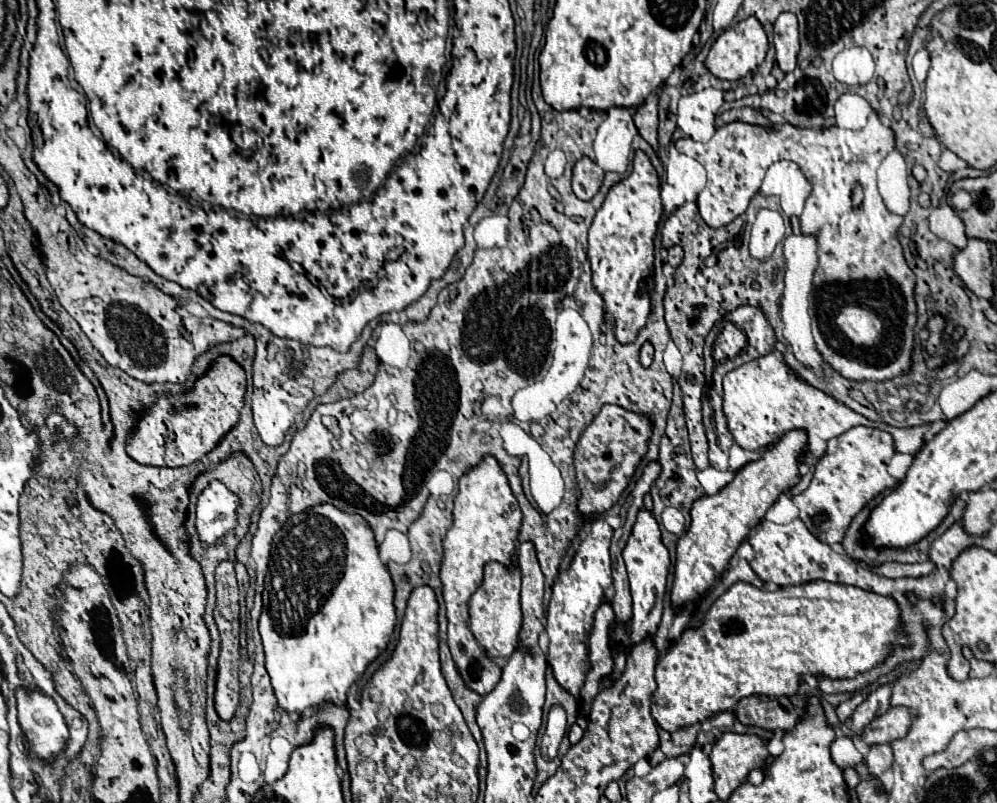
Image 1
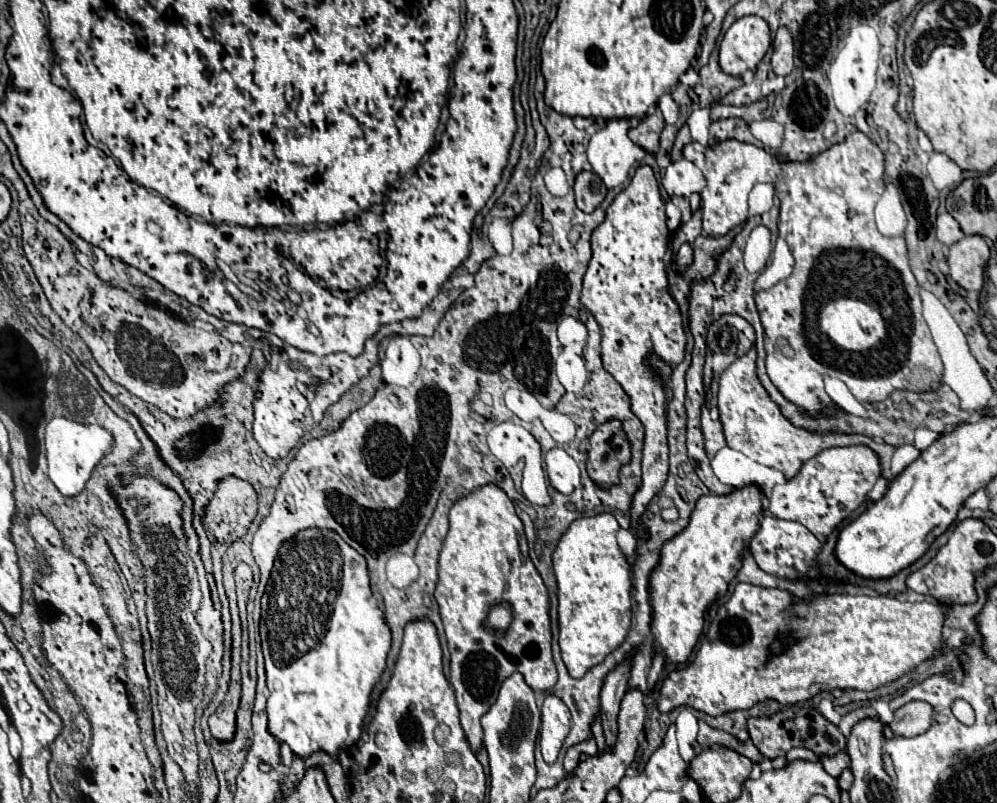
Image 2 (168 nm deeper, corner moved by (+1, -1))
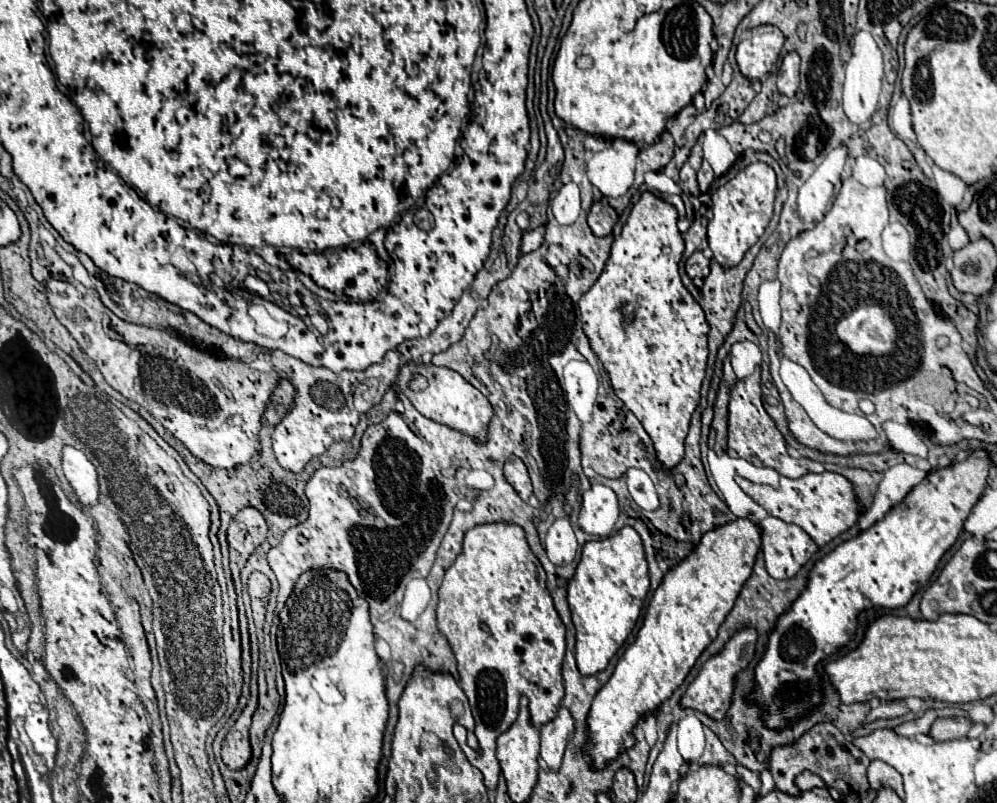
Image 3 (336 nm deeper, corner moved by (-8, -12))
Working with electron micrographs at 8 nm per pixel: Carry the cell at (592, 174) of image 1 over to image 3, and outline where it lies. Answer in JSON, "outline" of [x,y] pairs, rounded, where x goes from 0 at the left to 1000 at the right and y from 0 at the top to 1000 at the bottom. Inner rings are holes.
{"outline":[[[599,249],[593,254],[593,262],[589,267],[589,276],[591,276],[597,294],[609,294],[609,291],[613,291],[615,281],[619,276],[619,264],[611,252]]]}

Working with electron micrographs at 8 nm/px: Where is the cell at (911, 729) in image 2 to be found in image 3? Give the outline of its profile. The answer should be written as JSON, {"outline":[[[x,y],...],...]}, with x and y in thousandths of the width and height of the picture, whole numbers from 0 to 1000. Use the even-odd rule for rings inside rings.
{"outline":[[[940,894],[934,902],[932,917],[938,924],[946,924],[946,922],[960,922],[966,919],[970,914],[970,909],[974,907],[974,897],[972,894]]]}

